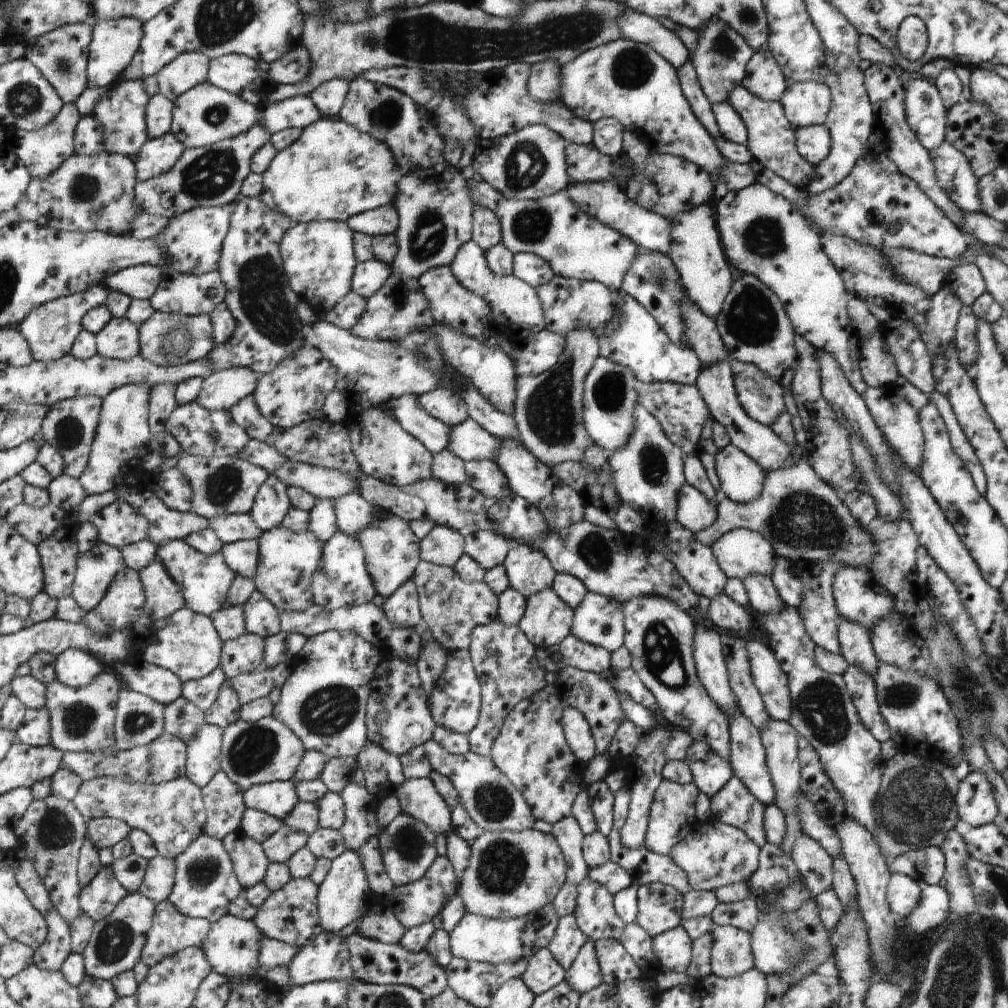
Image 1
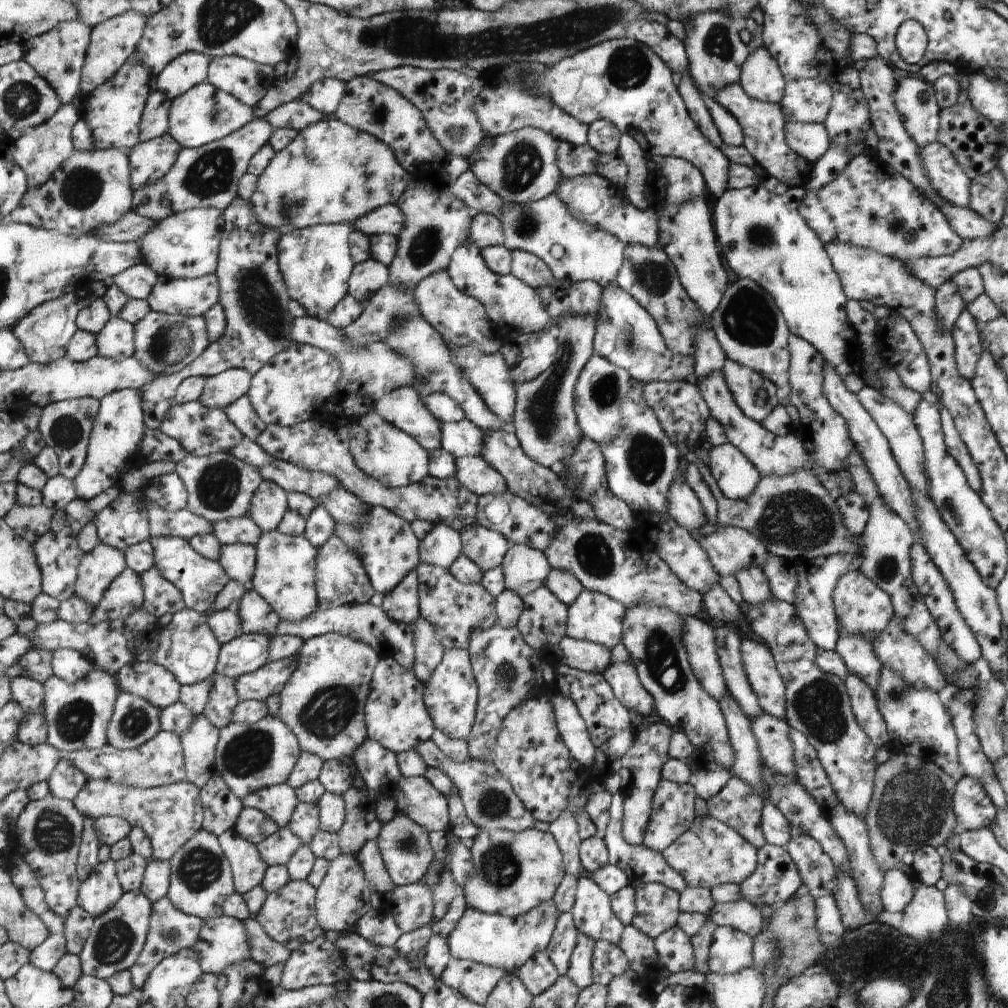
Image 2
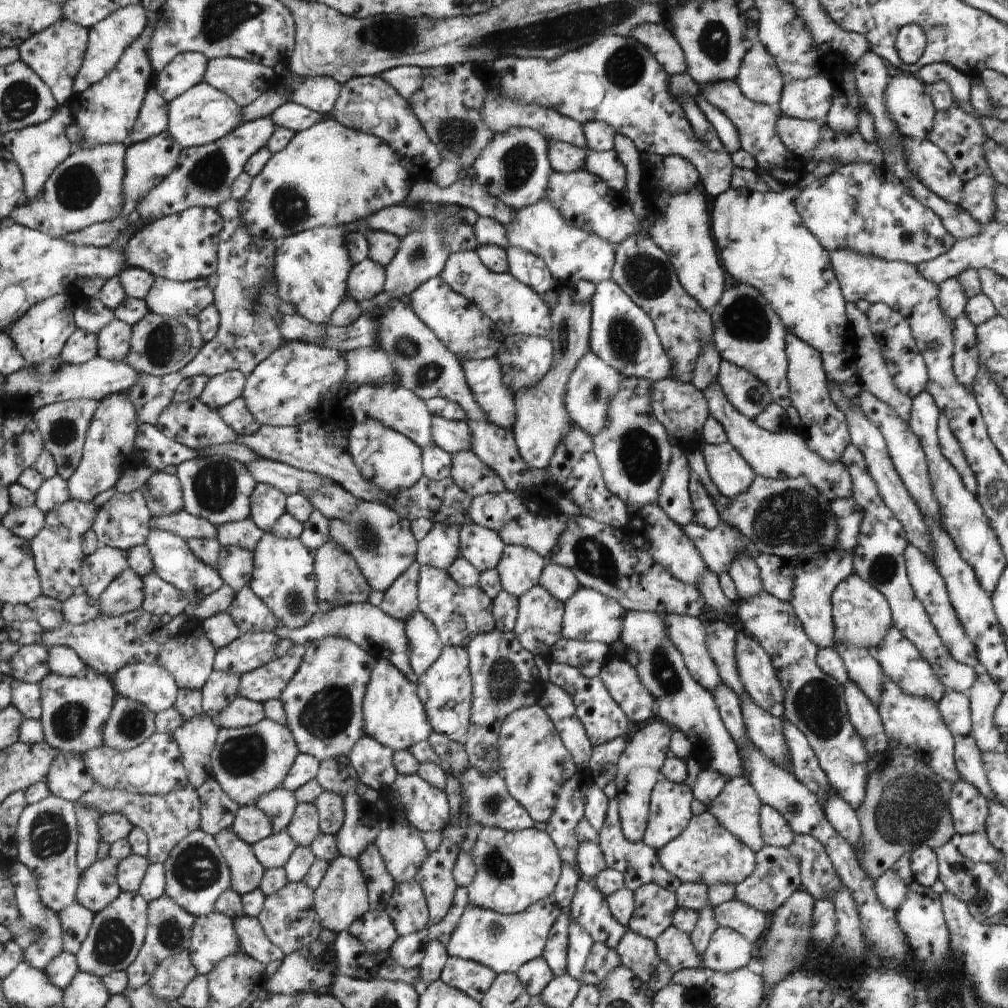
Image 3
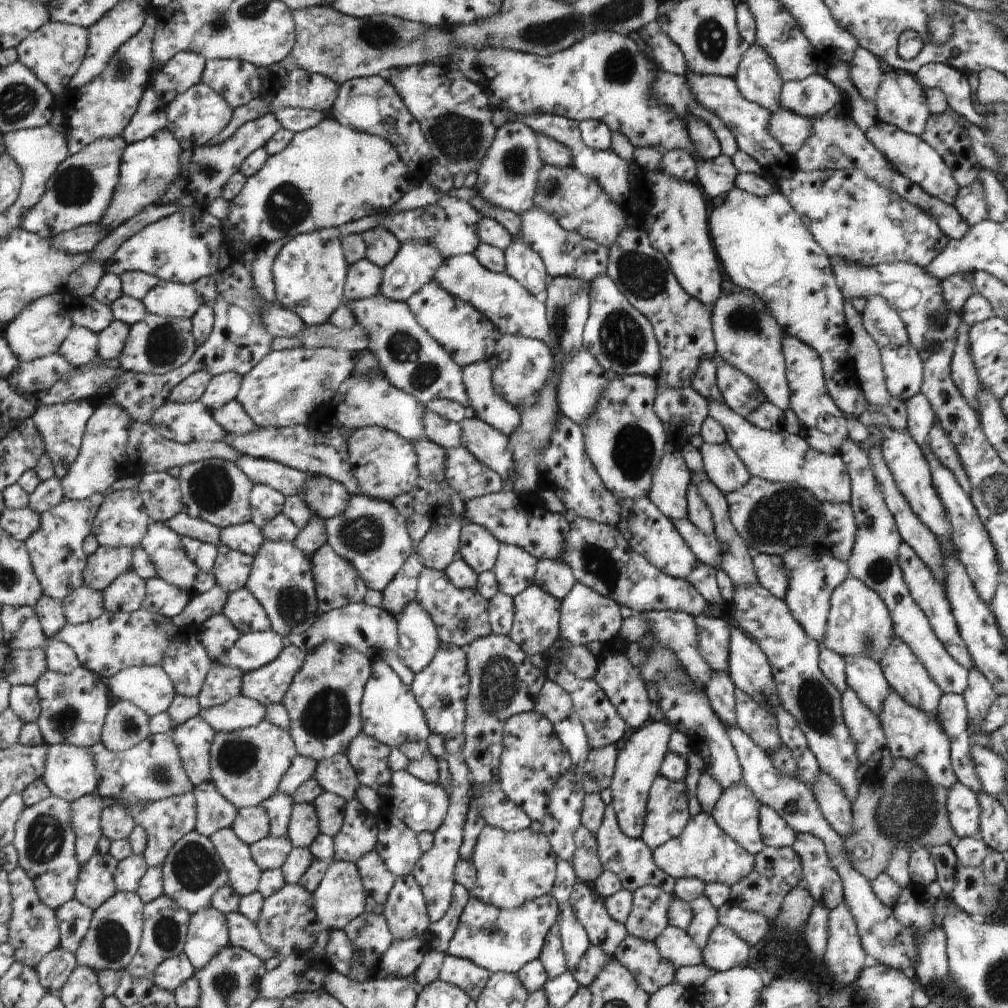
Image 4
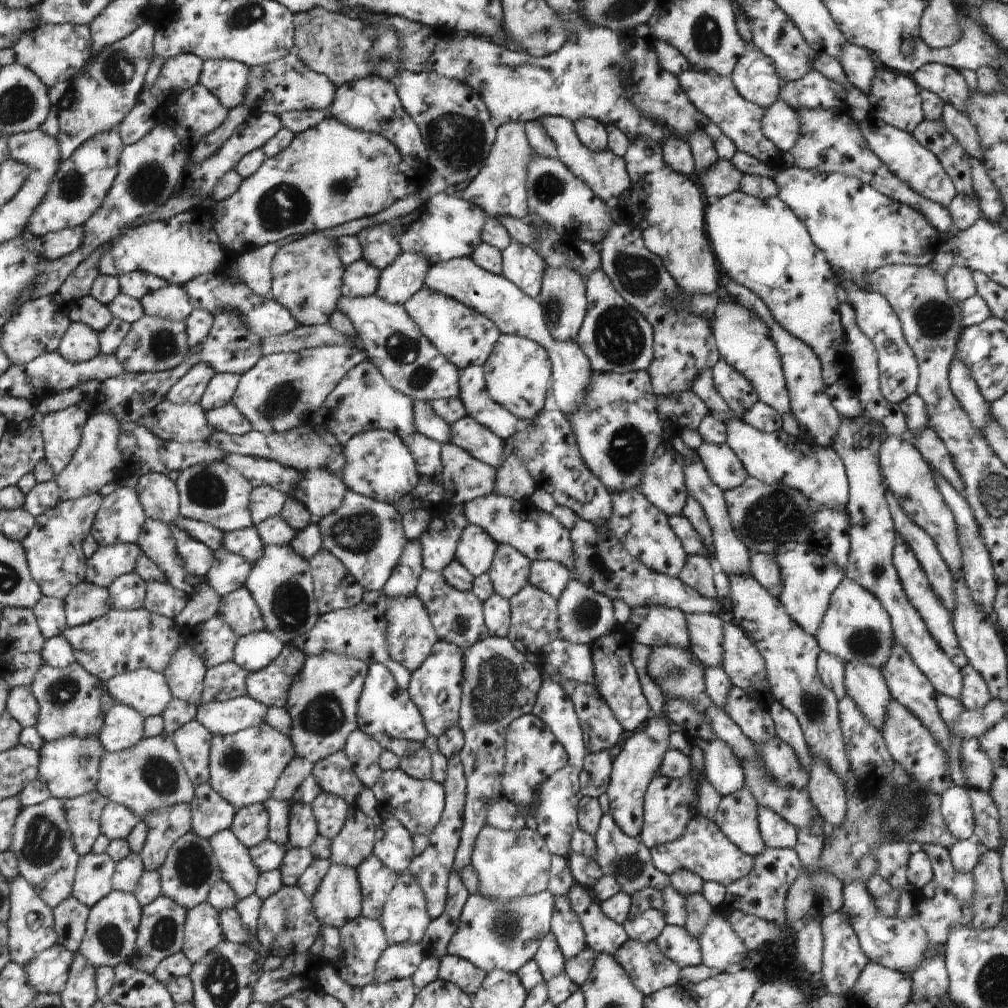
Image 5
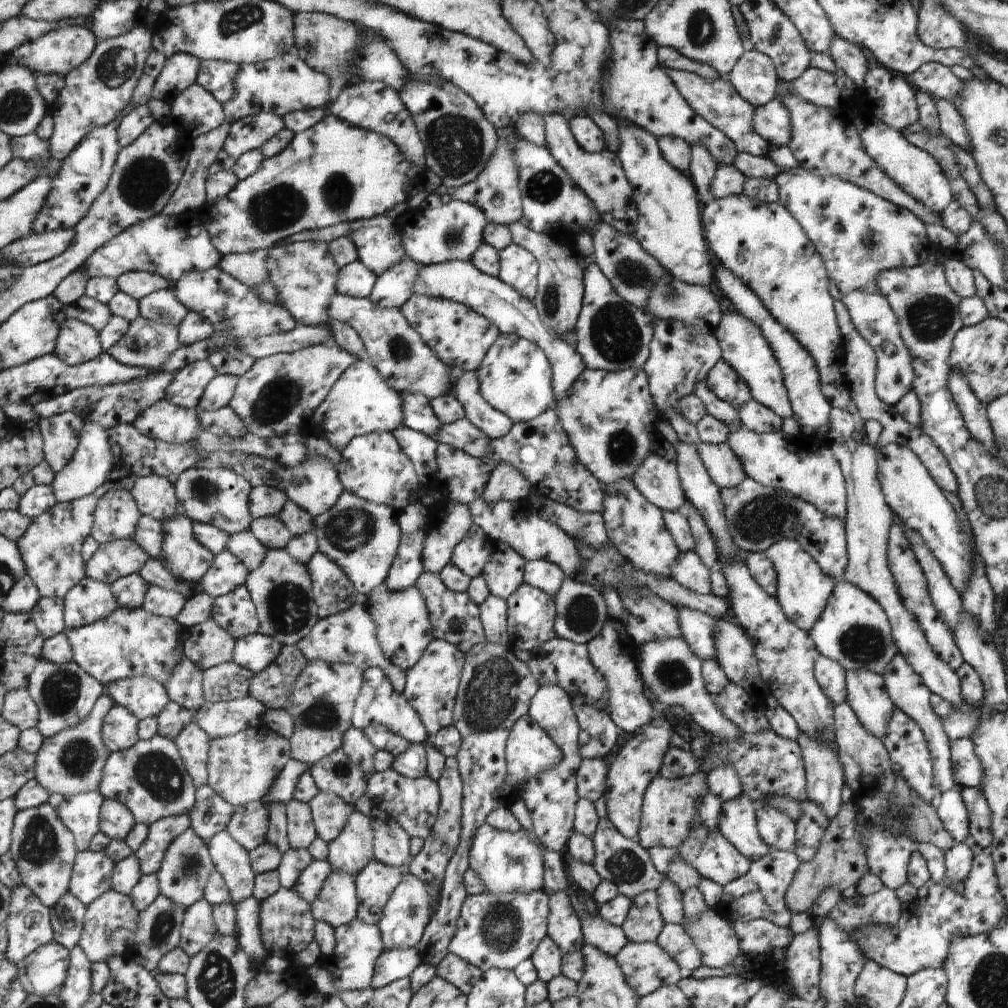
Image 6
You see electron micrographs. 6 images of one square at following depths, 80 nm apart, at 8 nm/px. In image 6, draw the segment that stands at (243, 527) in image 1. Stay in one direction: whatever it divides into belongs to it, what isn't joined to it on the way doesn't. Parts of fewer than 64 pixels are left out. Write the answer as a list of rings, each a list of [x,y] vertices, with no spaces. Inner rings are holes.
[[[249,530],[231,534],[227,548],[249,572],[261,566],[267,552],[266,546]]]

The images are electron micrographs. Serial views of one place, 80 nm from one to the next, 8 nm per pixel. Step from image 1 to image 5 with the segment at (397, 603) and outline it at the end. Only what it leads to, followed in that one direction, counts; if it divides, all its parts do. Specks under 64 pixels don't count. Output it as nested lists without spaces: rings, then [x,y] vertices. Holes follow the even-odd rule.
[[[419,539],[408,540],[404,545],[398,564],[382,590],[385,597],[407,597],[416,593],[417,582],[424,569],[421,550]]]

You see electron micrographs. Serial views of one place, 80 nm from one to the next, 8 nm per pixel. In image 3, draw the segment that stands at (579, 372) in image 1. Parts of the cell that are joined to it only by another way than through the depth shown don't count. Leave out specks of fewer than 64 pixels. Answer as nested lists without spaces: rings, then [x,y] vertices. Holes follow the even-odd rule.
[[[557,285],[561,290],[558,302],[551,308],[552,332],[547,336],[553,343],[554,354],[552,368],[542,377],[536,386],[520,389],[516,394],[516,422],[511,430],[521,459],[528,468],[544,470],[560,446],[561,438],[569,432],[572,420],[566,406],[566,392],[572,372],[578,362],[590,352],[590,334],[592,328],[593,307],[588,303],[579,303],[571,294],[573,286]]]

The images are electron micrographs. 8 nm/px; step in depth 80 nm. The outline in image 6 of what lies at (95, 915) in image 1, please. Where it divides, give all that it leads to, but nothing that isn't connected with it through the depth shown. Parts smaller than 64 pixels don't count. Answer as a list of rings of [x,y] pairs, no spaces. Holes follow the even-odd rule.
[[[89,848],[77,851],[77,858],[73,864],[73,874],[69,880],[69,890],[78,900],[88,906],[96,897],[111,888],[111,874],[115,862],[111,861],[105,851],[92,852]]]

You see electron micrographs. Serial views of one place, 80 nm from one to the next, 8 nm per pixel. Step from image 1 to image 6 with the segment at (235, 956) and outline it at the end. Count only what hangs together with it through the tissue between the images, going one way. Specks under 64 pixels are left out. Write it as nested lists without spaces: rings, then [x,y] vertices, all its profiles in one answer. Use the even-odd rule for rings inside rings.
[[[202,898],[184,911],[179,947],[187,952],[189,957],[194,956],[213,940],[216,932],[218,930],[213,919],[213,907]]]

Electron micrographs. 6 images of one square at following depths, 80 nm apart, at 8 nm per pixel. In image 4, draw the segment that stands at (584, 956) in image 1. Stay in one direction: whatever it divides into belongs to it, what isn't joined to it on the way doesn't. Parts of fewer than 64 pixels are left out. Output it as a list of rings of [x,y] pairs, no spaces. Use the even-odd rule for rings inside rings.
[[[568,901],[560,903],[557,923],[559,924],[559,935],[565,954],[565,965],[567,970],[572,972],[591,942]]]

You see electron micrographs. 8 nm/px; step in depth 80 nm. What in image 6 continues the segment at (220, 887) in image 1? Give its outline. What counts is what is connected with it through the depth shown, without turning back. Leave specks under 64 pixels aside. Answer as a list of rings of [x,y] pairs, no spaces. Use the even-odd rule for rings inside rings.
[[[190,826],[170,843],[162,859],[160,870],[155,875],[158,879],[160,895],[187,909],[204,898],[205,886],[214,871],[216,867],[209,852],[209,842],[203,840]]]

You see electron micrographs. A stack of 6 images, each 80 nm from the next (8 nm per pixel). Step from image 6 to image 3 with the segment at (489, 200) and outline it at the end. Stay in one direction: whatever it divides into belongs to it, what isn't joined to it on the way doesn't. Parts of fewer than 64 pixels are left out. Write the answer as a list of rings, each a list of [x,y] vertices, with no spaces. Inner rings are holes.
[[[510,127],[497,133],[474,161],[475,181],[515,211],[533,205],[543,198],[548,175],[554,171],[547,157],[547,142],[540,132],[528,127]]]

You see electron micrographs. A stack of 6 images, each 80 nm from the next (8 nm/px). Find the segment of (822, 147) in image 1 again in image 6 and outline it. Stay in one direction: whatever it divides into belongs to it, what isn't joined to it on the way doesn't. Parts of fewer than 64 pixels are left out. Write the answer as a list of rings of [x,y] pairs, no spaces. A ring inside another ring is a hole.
[[[779,99],[756,108],[753,114],[753,129],[770,145],[786,146],[792,140],[792,119],[789,110]]]

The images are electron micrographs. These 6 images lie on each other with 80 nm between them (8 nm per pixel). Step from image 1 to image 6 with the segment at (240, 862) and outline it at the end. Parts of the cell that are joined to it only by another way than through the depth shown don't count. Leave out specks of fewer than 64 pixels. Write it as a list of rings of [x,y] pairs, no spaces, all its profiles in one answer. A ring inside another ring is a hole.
[[[224,829],[211,838],[209,852],[216,870],[228,887],[232,904],[252,896],[256,874],[245,847],[240,846]]]

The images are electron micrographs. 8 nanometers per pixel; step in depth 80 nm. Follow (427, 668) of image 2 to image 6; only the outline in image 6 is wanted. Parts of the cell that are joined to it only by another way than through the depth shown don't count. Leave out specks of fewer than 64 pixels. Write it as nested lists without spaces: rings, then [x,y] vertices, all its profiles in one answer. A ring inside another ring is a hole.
[[[385,582],[366,595],[366,610],[372,615],[377,625],[377,637],[380,639],[381,649],[390,662],[403,671],[407,671],[418,662],[422,652],[434,638],[425,600],[422,600],[416,585],[394,591],[390,590]]]

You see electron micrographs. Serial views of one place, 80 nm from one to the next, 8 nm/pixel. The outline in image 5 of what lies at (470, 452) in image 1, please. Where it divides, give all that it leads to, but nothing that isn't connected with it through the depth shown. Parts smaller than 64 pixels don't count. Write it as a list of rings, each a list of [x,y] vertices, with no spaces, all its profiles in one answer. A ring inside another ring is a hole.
[[[417,399],[413,402],[416,410],[414,426],[417,432],[440,444],[451,442],[452,426],[433,410],[429,401]]]

